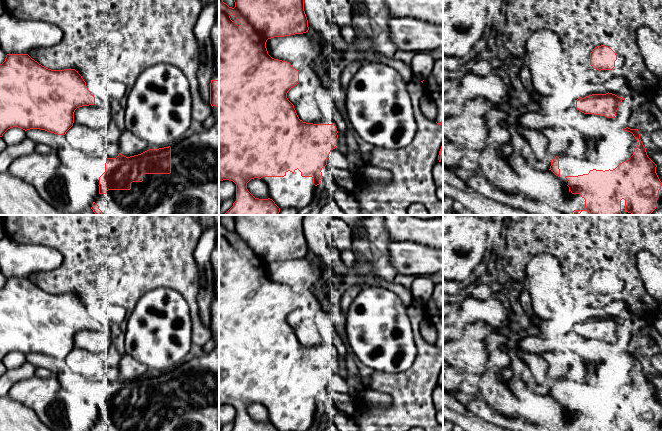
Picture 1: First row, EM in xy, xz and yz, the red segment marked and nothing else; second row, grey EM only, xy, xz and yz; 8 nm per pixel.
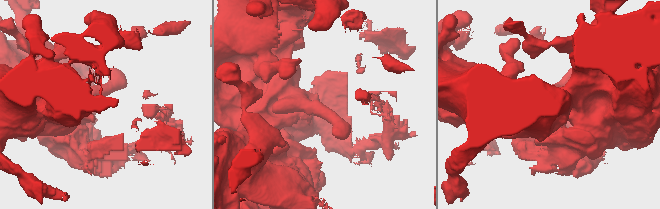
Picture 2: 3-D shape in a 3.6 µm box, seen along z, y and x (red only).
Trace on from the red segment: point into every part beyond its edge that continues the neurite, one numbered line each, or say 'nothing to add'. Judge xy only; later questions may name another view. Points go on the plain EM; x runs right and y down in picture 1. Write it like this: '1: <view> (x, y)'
1: xy (194, 403)

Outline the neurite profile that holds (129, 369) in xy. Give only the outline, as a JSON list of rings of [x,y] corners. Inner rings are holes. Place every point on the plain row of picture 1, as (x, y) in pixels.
[[[128,354],[122,356],[119,362],[119,377],[126,380],[134,380],[149,374],[149,369]]]

